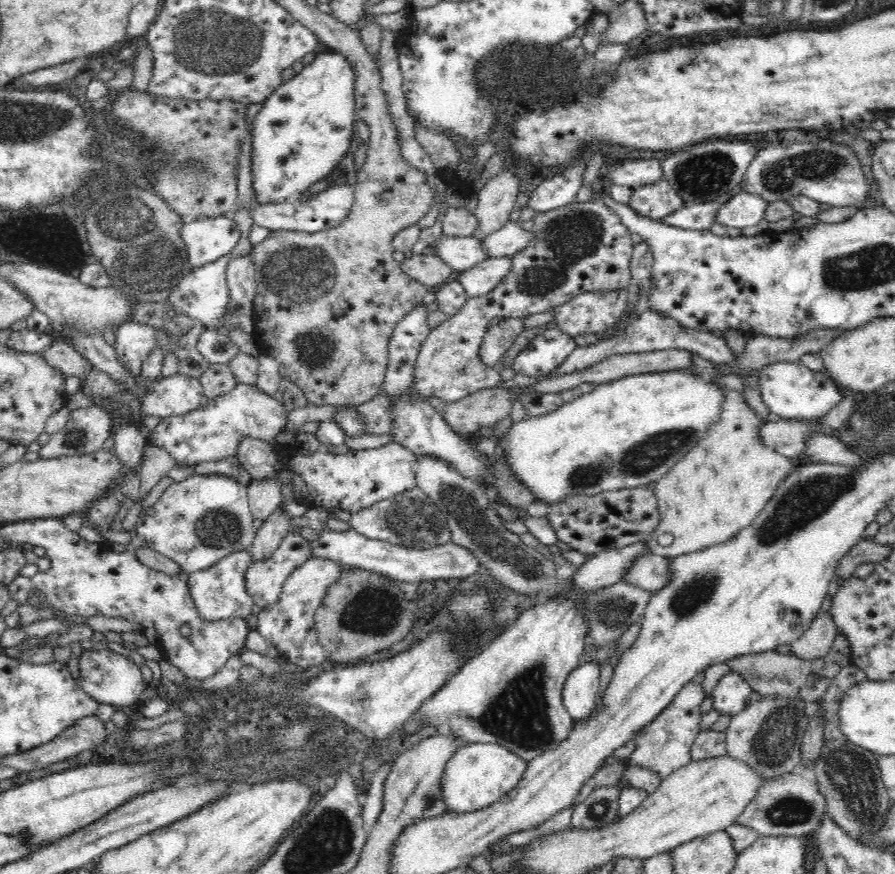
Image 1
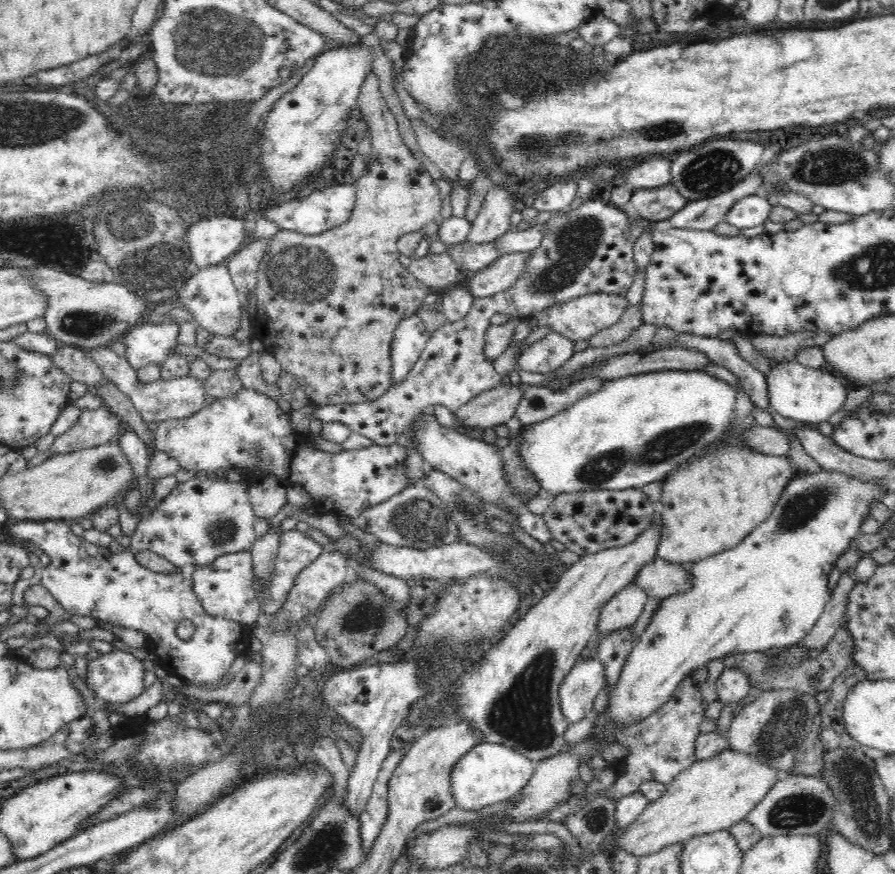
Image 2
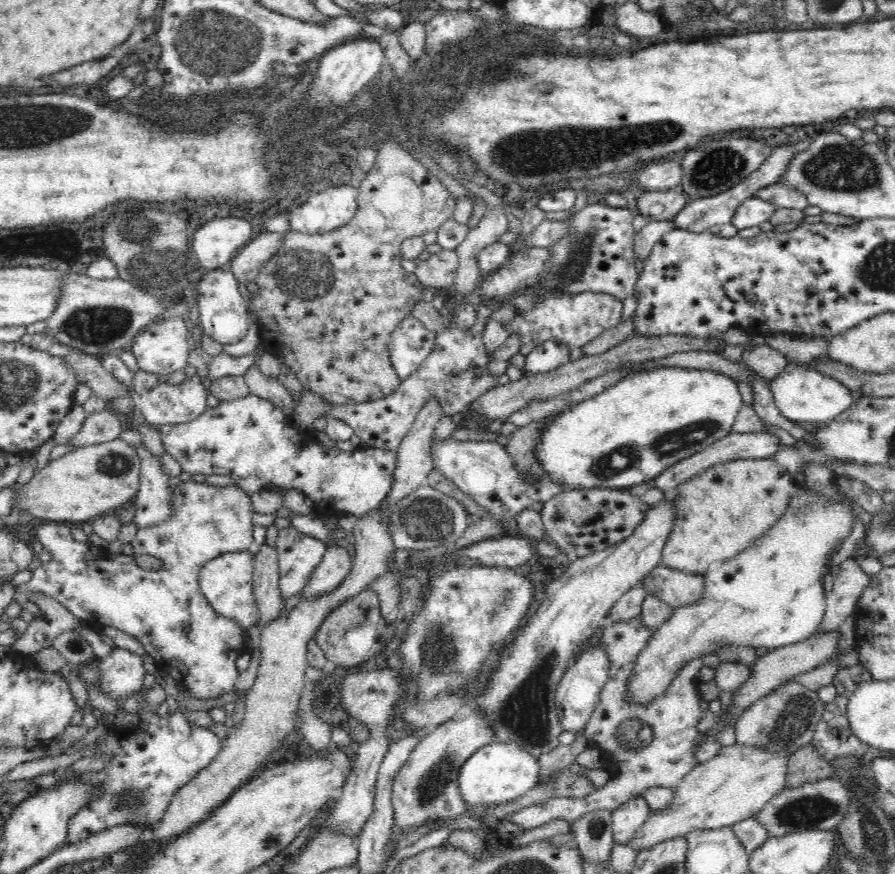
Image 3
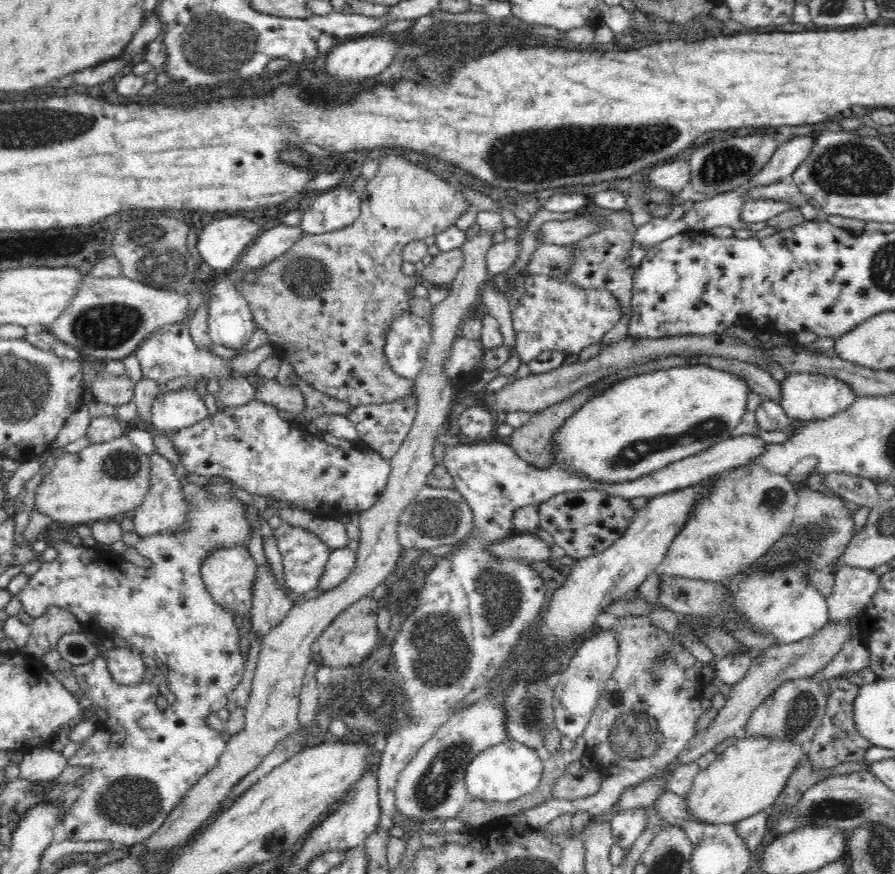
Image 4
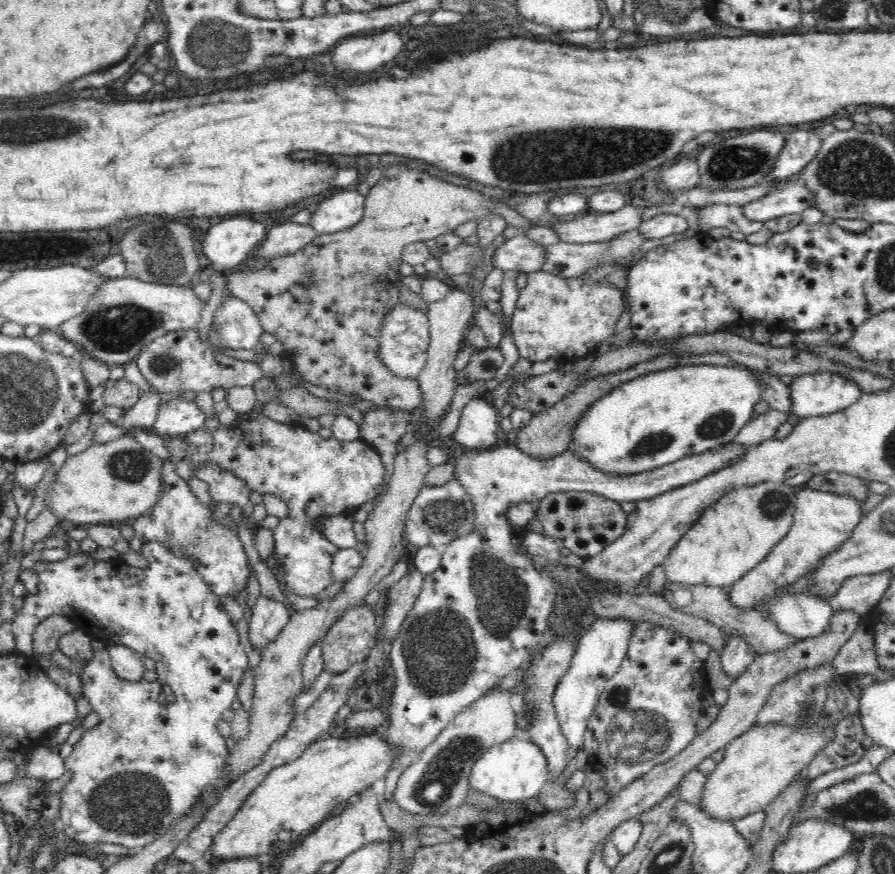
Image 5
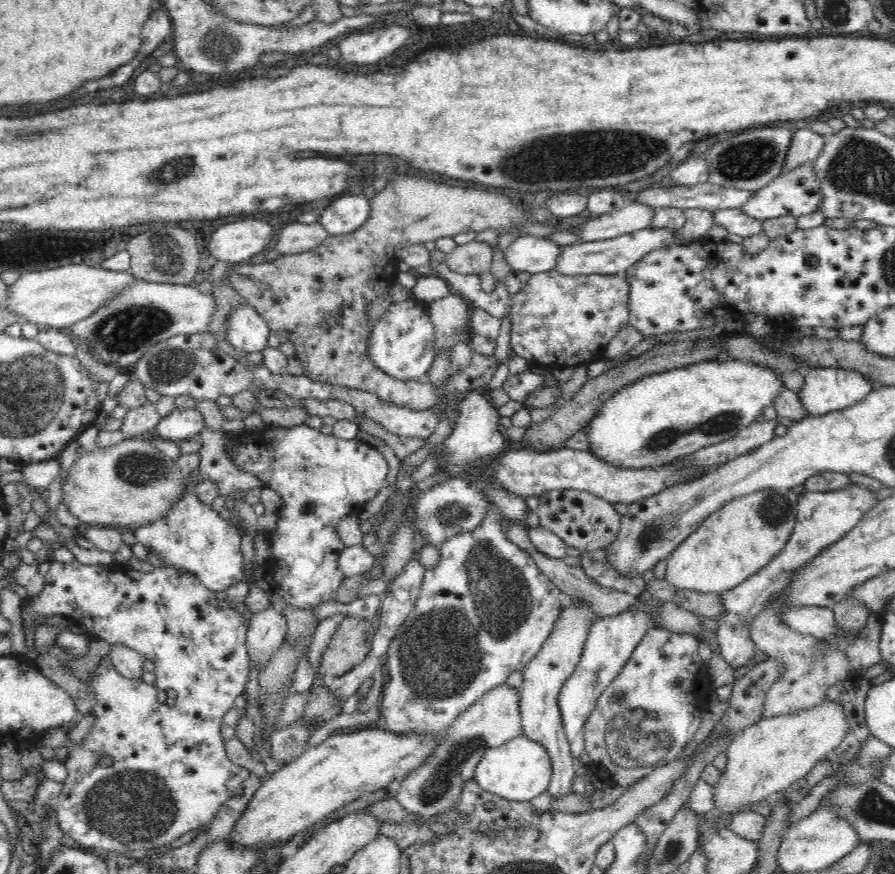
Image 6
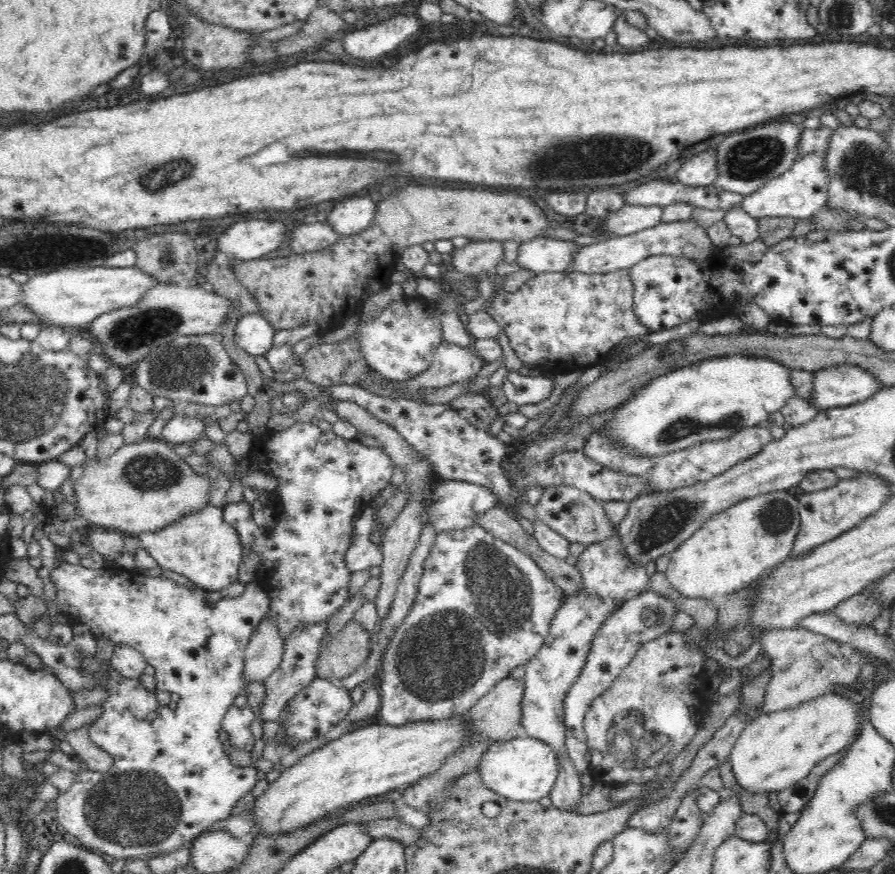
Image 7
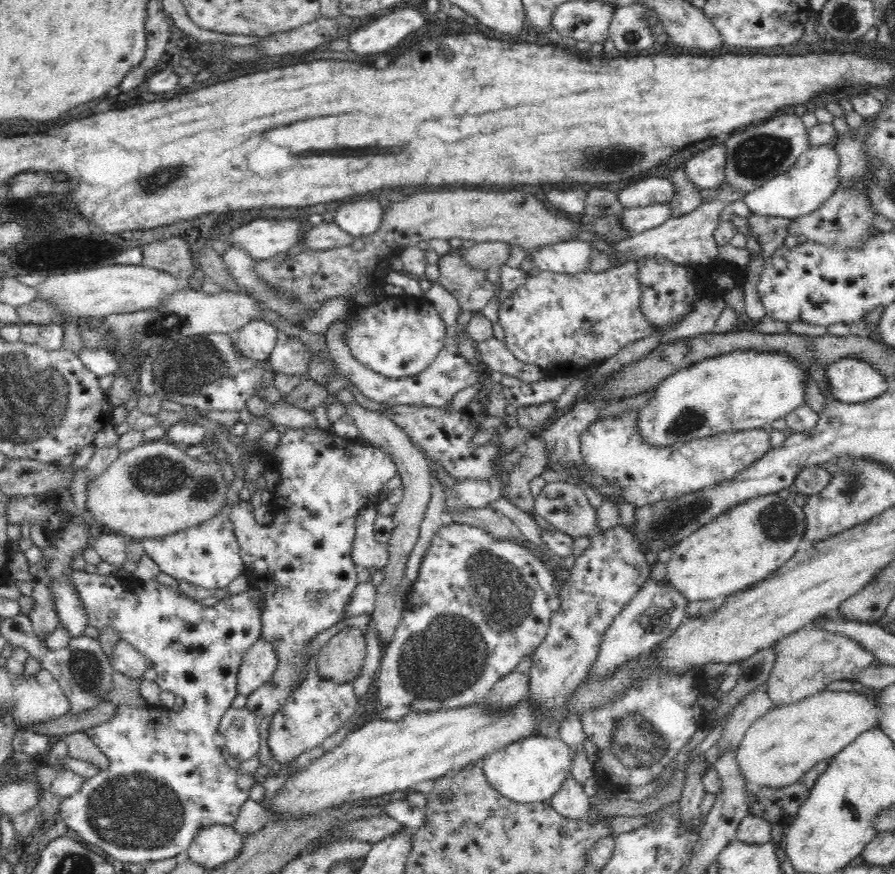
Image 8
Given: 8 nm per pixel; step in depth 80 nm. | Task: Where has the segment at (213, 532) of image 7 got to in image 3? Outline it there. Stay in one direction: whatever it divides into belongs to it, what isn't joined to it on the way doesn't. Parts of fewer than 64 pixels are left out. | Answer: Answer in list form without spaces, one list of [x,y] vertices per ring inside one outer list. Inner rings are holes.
[[[134,445],[142,462],[140,474],[140,490],[135,501],[135,517],[133,522],[140,528],[148,528],[154,524],[162,524],[174,516],[172,498],[174,491],[170,489],[169,476],[165,474],[159,458],[153,456],[144,445]],[[249,551],[225,552],[206,562],[198,576],[200,591],[215,612],[234,619],[244,630],[257,624],[258,607],[253,595],[254,555]]]

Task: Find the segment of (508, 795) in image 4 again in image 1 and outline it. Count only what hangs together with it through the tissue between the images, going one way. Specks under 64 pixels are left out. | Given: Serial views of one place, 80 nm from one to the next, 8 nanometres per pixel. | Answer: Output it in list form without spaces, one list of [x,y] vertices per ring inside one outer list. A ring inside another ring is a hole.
[[[466,743],[458,748],[458,752],[454,752],[442,772],[442,798],[447,803],[448,813],[475,812],[495,804],[516,788],[526,768],[528,761],[502,745]]]

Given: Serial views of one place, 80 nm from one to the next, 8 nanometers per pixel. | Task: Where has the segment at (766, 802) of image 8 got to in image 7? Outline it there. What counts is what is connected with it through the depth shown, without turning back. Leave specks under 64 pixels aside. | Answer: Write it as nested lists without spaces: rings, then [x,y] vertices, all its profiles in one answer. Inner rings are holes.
[[[858,728],[858,732],[854,734],[852,742],[842,751],[821,760],[812,769],[812,772],[800,781],[800,784],[789,786],[781,791],[769,792],[768,801],[770,809],[779,815],[780,818],[786,814],[802,811],[803,806],[812,800],[820,779],[841,759],[841,756],[844,756],[847,748],[854,742],[860,731],[861,729]]]

